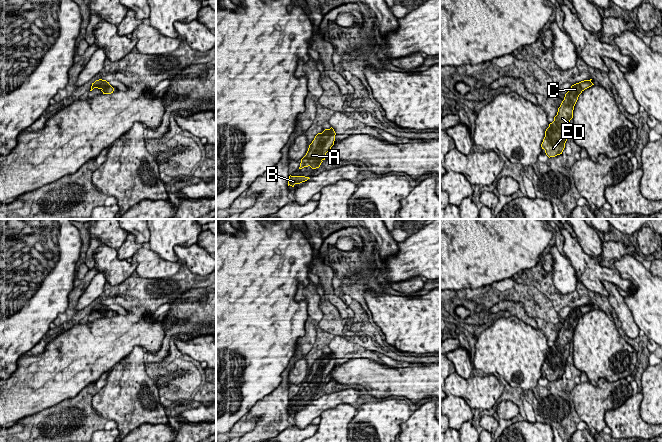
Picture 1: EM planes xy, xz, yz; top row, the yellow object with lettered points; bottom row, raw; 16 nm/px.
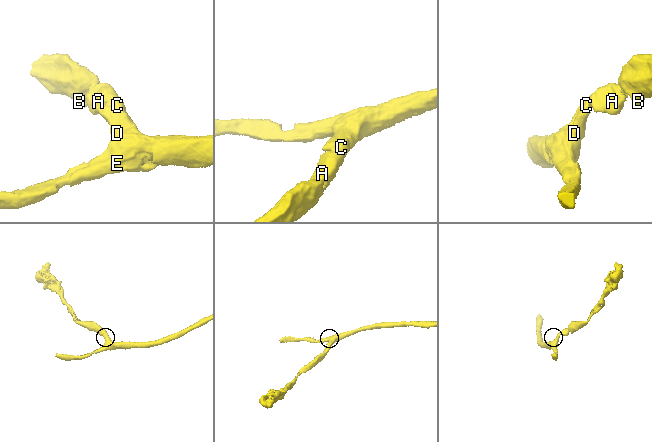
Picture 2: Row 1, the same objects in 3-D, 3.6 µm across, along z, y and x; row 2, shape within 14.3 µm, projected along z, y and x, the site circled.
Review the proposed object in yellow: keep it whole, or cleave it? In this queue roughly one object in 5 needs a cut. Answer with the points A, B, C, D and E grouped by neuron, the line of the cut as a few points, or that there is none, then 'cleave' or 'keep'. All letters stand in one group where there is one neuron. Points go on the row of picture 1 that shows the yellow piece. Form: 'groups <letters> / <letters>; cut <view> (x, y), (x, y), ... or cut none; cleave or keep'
groups A B C D E; cut none; keep

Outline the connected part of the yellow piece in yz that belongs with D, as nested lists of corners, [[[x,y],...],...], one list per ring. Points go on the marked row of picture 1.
[[[584,80],[571,86],[558,108],[554,121],[546,129],[541,147],[549,158],[562,154],[570,129],[570,120],[573,118],[574,106],[579,95],[594,85],[591,80]]]

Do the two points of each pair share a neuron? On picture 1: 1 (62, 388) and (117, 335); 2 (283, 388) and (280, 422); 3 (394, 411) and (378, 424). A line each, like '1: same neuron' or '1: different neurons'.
1: same neuron
2: same neuron
3: same neuron

